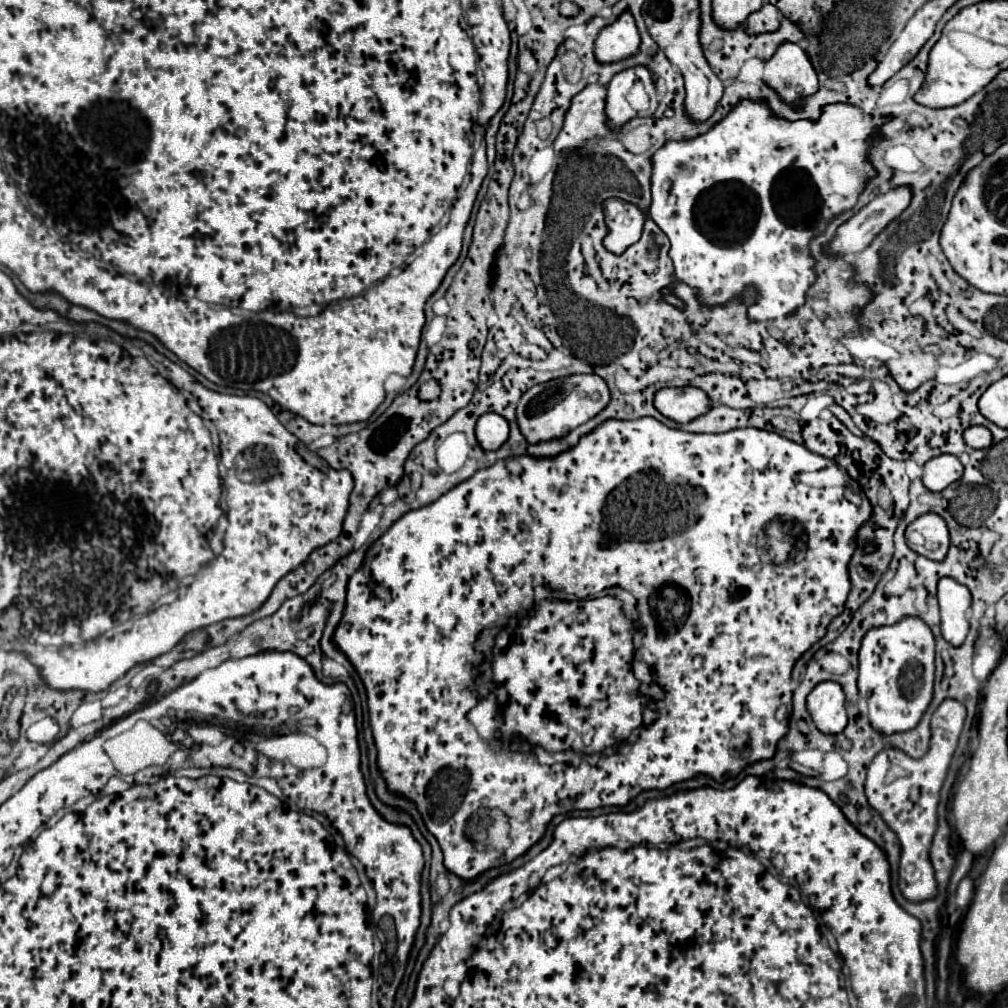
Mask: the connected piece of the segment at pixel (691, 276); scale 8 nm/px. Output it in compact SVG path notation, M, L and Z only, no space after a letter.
M740 101L722 121L718 121L708 133L698 135L694 139L682 139L682 141L666 141L666 145L662 145L652 157L652 177L650 177L650 187L652 187L652 203L650 207L638 209L632 205L632 209L622 211L616 219L606 219L606 237L602 239L602 245L614 253L614 255L622 255L624 249L628 249L630 245L638 243L642 237L642 229L644 229L644 221L652 219L660 231L668 237L670 241L670 249L668 249L668 257L674 263L674 279L678 283L686 283L688 287L696 289L696 299L700 301L700 305L706 307L724 307L728 305L732 299L742 297L748 289L754 289L754 297L746 297L744 305L746 305L746 313L750 321L768 321L768 319L778 319L778 317L788 317L792 313L796 313L804 301L806 301L806 291L814 285L816 281L816 269L814 269L814 257L810 253L810 241L814 237L818 237L820 233L826 231L826 225L832 223L834 217L842 215L846 209L852 209L858 201L858 195L864 191L866 183L876 177L876 169L868 159L870 147L874 143L876 137L880 137L880 127L884 123L888 123L892 119L892 115L886 117L878 117L874 113L866 113L862 109L858 109L856 105L842 105L842 103L830 103L822 107L822 117L818 117L818 121L786 121L782 117L774 117L774 113L770 113L770 109L766 109L766 105L762 105L762 101Z

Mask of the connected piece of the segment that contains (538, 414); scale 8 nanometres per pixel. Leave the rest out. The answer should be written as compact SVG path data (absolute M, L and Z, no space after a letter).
M596 373L568 375L528 389L518 401L516 419L524 437L530 443L538 443L538 441L564 437L574 427L586 423L596 413L600 413L608 403L610 403L610 389L602 377L598 377Z

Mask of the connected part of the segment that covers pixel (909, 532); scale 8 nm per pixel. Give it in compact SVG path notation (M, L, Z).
M926 513L906 527L906 543L918 555L942 561L948 553L948 527L936 513Z

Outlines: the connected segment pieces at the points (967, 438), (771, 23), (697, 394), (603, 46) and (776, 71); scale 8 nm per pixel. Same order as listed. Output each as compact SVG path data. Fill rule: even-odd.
M982 425L968 427L964 431L964 443L972 449L986 449L986 447L992 445L992 433Z
M764 3L762 9L754 11L748 21L746 21L746 29L748 33L766 33L766 31L776 31L780 25L780 13L778 9L774 9L774 5Z
M698 387L660 389L654 397L654 405L664 417L676 423L690 423L710 409L710 397Z
M630 11L618 15L618 19L598 33L596 39L596 59L602 63L620 61L638 51L640 35Z
M782 43L776 53L772 55L770 61L766 61L766 67L764 67L764 81L776 89L776 93L788 101L788 103L798 103L802 97L806 95L812 95L818 91L818 77L816 77L816 71L810 63L810 59L806 57L806 51L802 47L798 47L796 43Z

